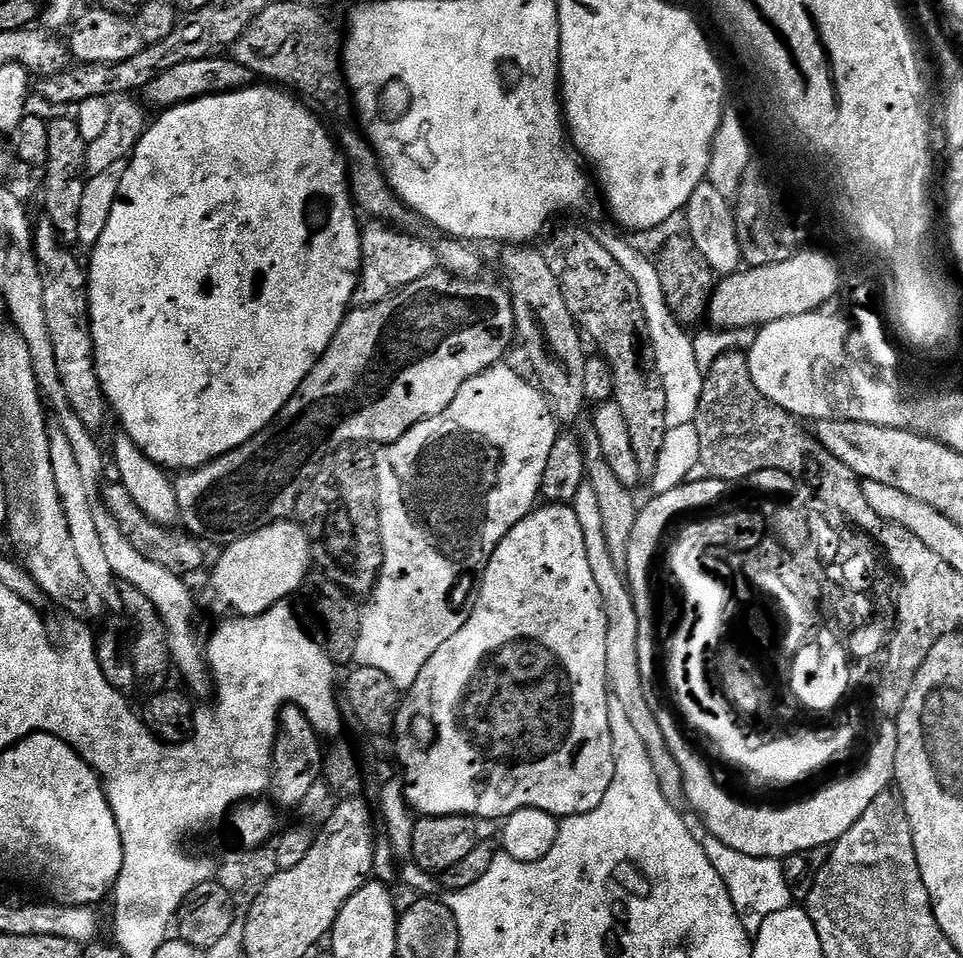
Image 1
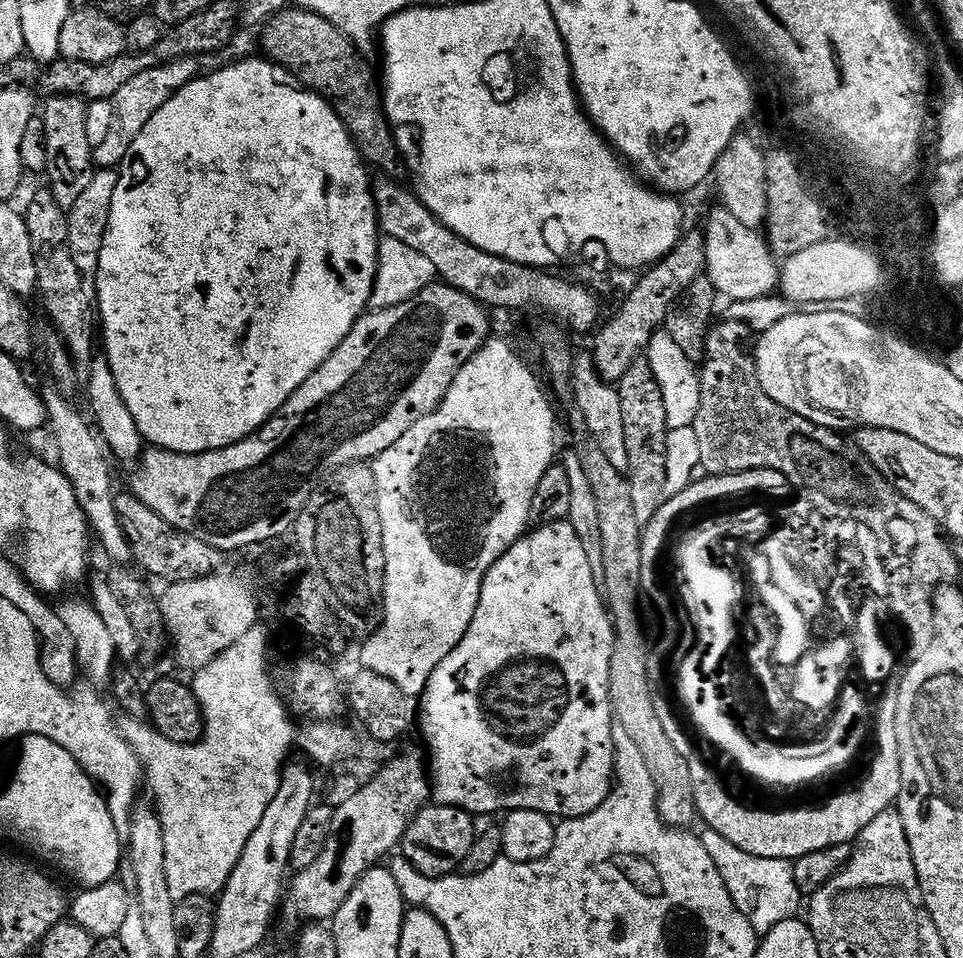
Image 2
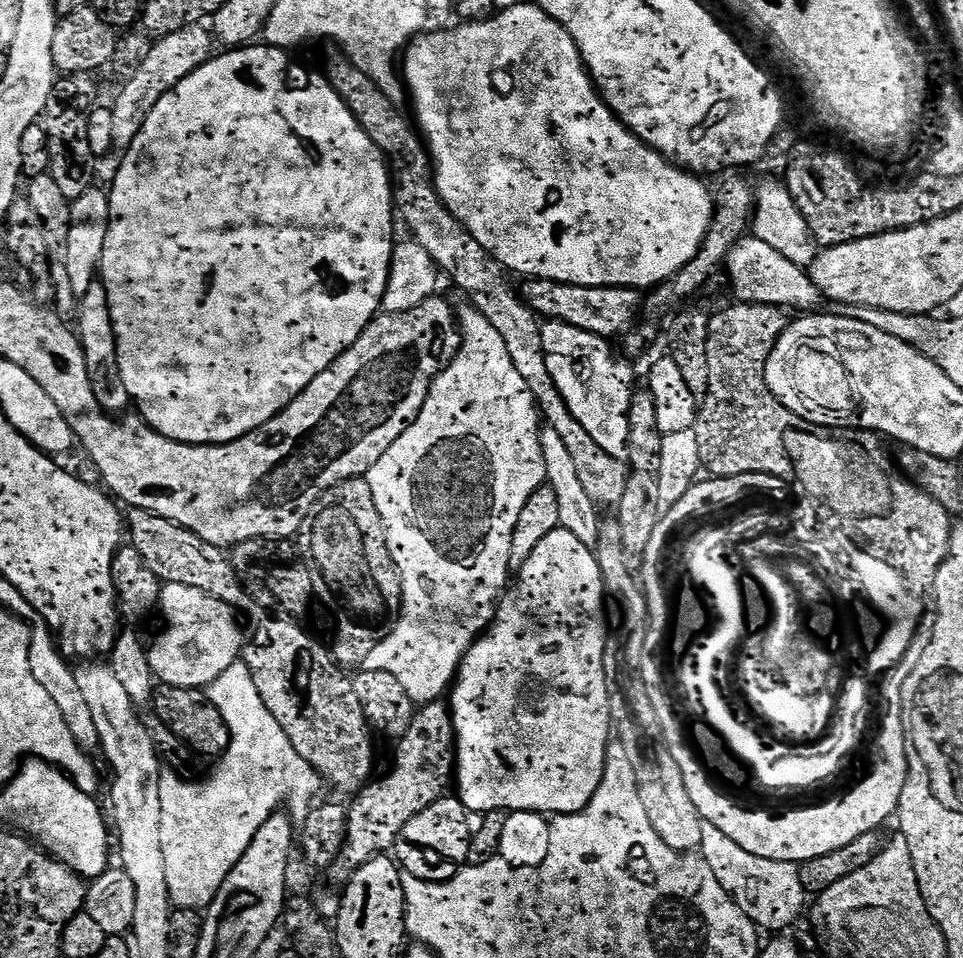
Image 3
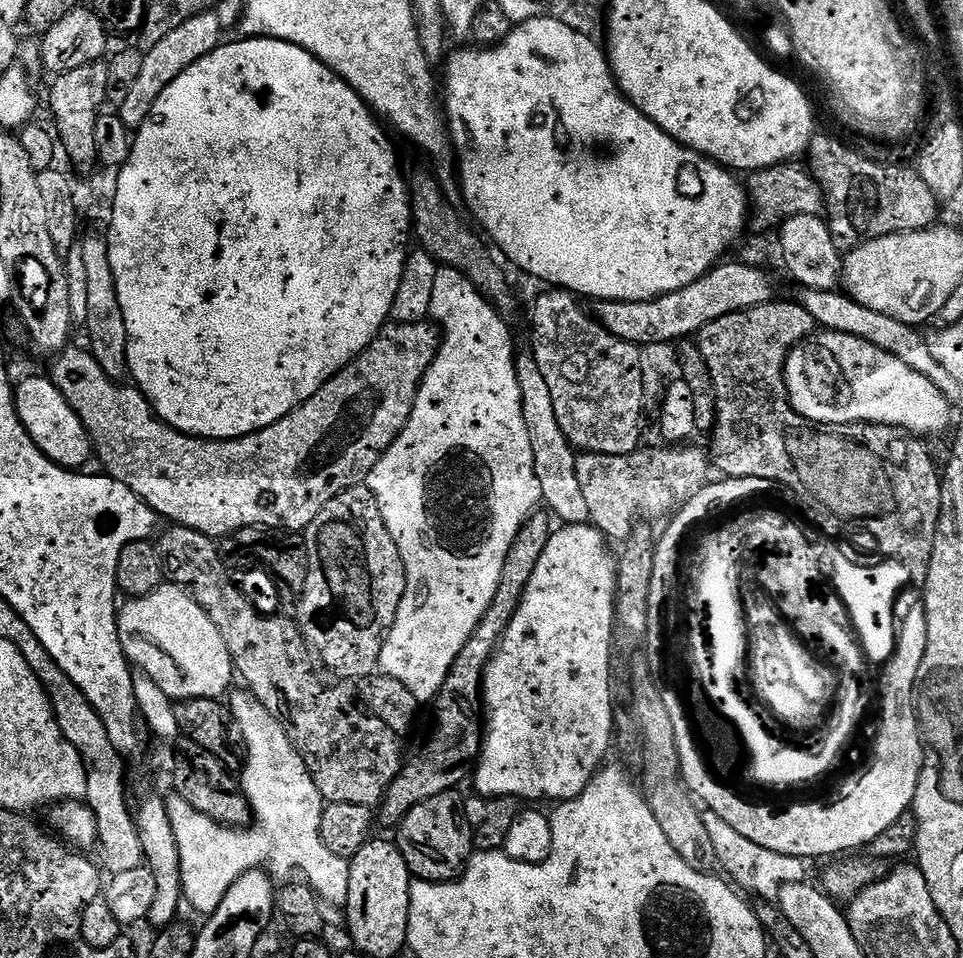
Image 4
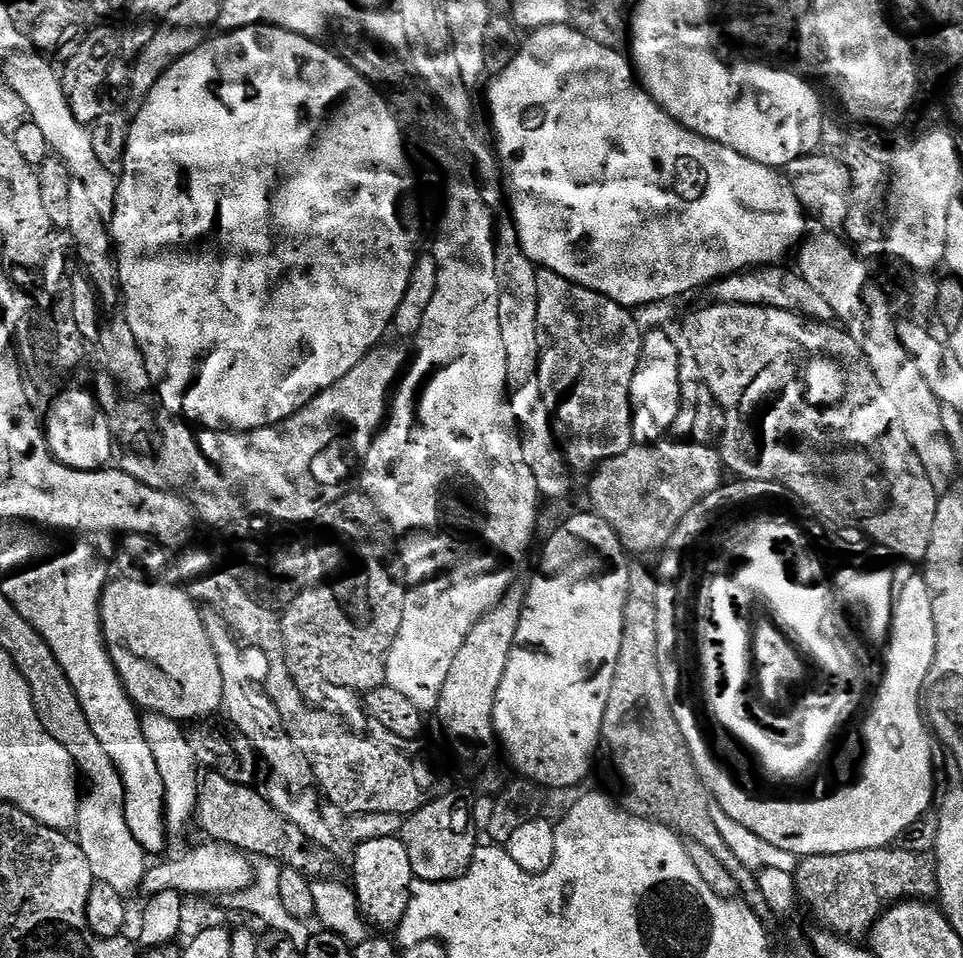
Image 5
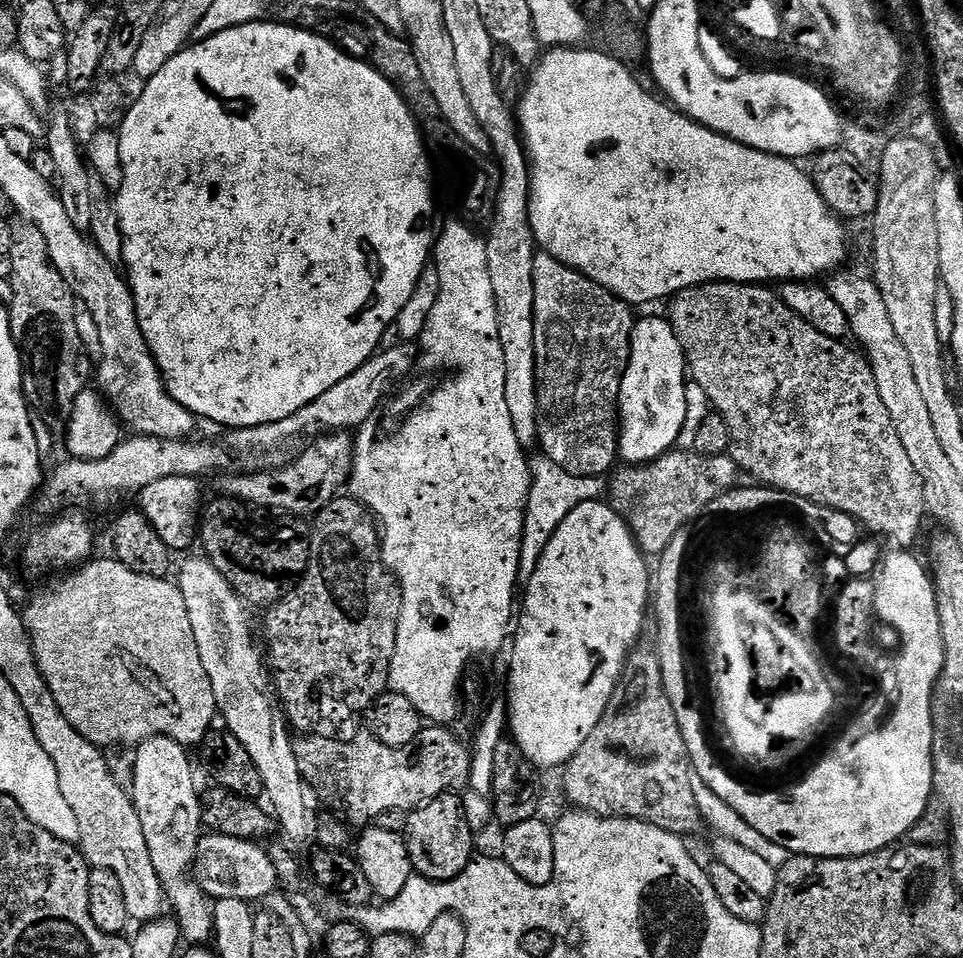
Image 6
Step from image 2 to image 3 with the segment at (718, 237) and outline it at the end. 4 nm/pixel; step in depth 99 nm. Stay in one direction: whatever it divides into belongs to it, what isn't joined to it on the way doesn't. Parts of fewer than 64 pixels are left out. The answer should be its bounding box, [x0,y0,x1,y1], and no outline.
[726,234,822,314]

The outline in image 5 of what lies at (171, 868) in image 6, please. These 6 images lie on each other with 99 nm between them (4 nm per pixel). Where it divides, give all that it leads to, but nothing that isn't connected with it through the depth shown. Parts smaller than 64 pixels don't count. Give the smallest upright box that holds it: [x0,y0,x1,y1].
[140,712,202,833]

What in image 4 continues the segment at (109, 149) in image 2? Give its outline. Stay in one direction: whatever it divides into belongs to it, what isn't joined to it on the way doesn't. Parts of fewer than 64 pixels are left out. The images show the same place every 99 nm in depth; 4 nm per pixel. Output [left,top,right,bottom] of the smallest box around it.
[118,10,226,130]

